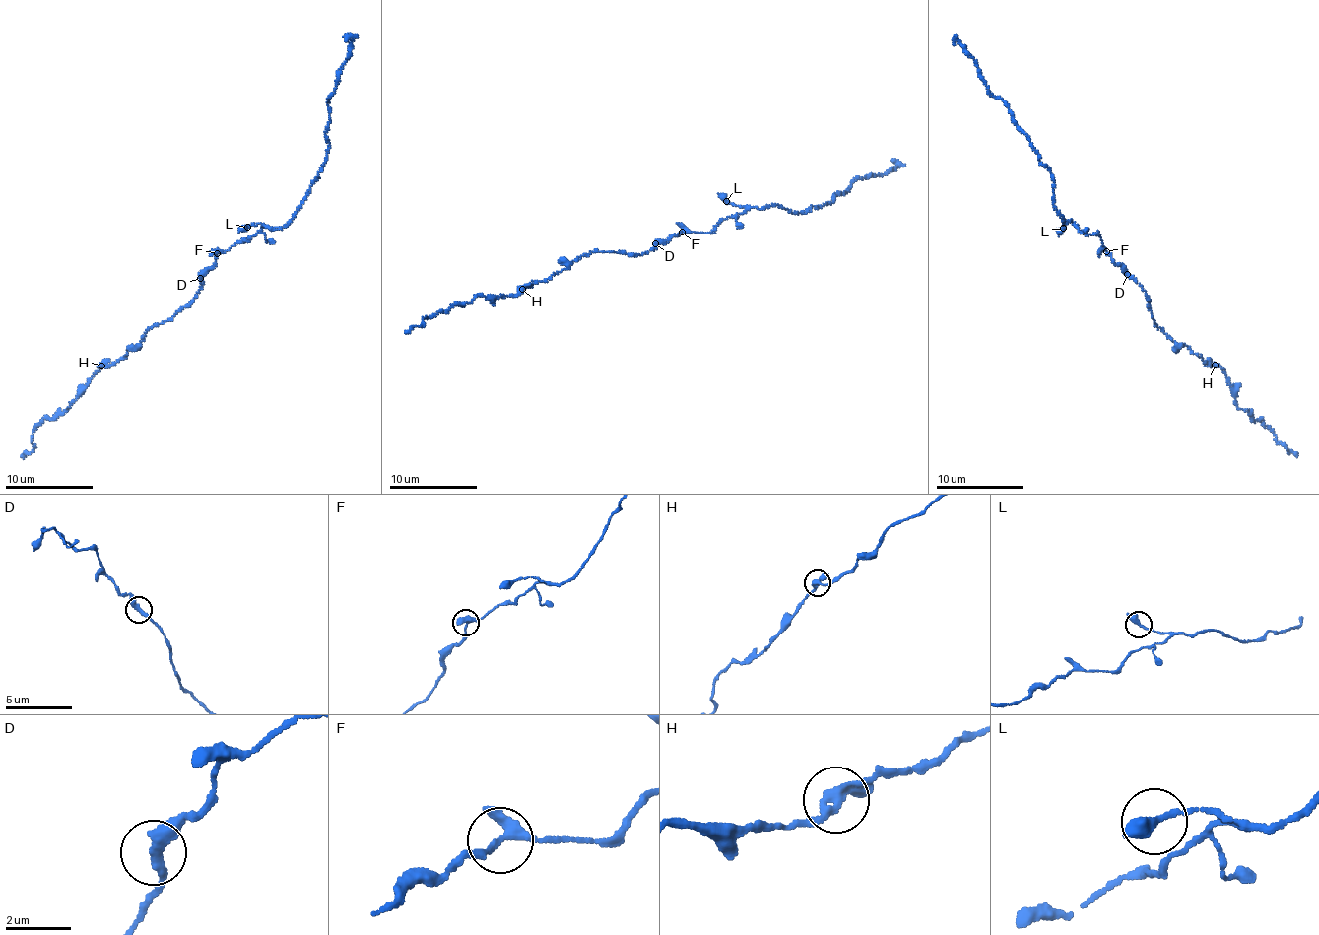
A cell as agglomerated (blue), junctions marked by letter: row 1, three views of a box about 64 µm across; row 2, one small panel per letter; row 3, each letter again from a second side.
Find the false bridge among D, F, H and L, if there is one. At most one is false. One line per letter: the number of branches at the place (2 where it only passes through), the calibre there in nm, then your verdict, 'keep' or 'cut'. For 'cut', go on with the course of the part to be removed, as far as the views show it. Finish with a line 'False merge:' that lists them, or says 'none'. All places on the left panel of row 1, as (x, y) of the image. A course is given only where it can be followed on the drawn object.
D: 2 | 360 nm | keep
F: 2 | 360 nm | keep
H: 2 | 360 nm | keep
L: 1 | 500 nm | keep
False merge: none

